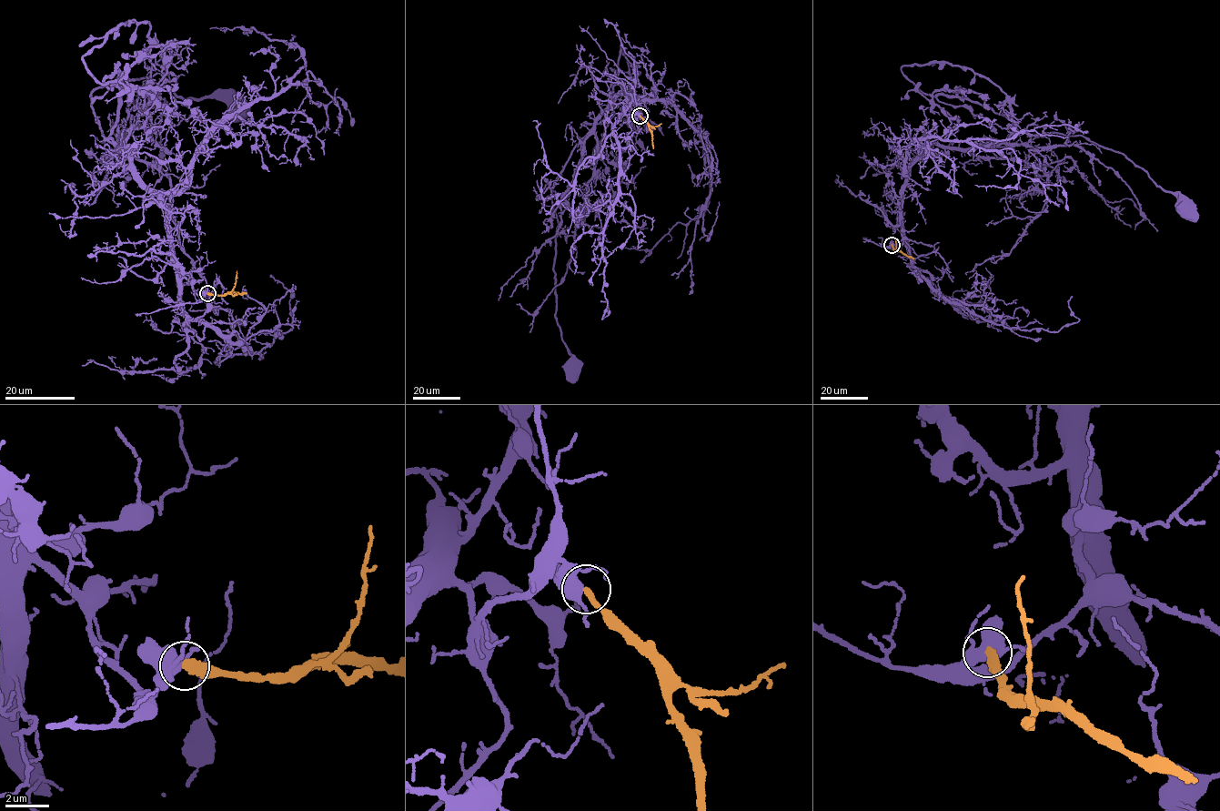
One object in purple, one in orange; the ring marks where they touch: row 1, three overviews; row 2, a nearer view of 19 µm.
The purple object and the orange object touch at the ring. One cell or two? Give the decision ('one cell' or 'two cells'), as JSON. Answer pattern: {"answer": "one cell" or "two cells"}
{"answer": "two cells"}

